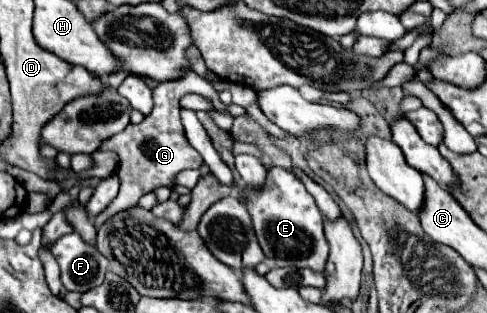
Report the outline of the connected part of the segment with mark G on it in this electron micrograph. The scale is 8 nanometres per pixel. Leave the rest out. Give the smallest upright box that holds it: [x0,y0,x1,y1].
[94,72,228,226]

